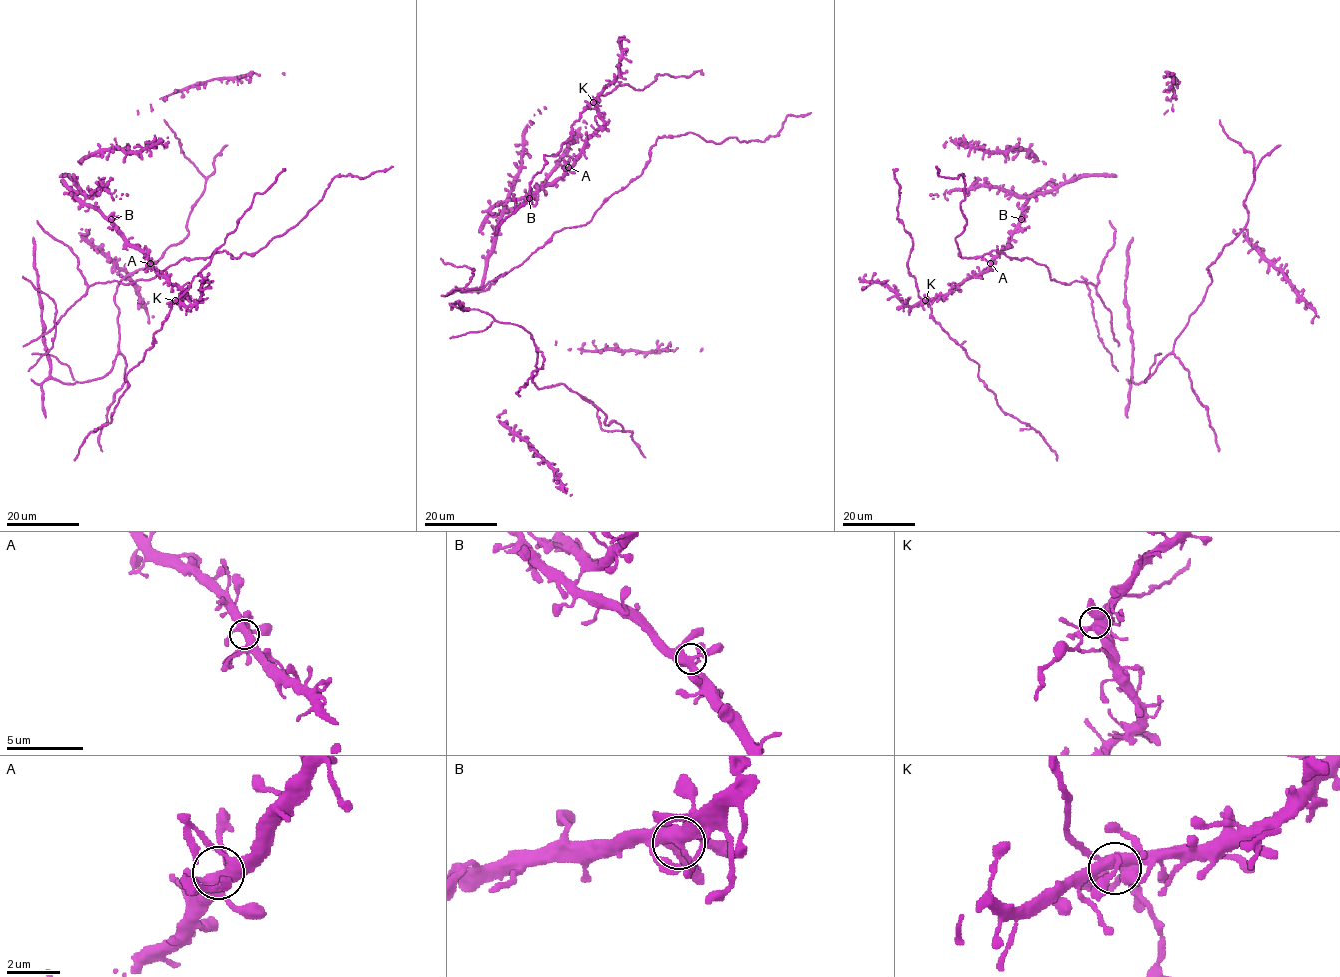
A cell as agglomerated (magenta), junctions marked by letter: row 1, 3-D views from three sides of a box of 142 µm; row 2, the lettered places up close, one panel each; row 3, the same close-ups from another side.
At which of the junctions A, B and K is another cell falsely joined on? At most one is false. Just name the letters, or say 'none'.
none

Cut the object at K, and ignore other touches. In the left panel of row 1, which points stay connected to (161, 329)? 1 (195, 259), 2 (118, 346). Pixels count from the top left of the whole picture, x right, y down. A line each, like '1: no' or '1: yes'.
1: no
2: no

